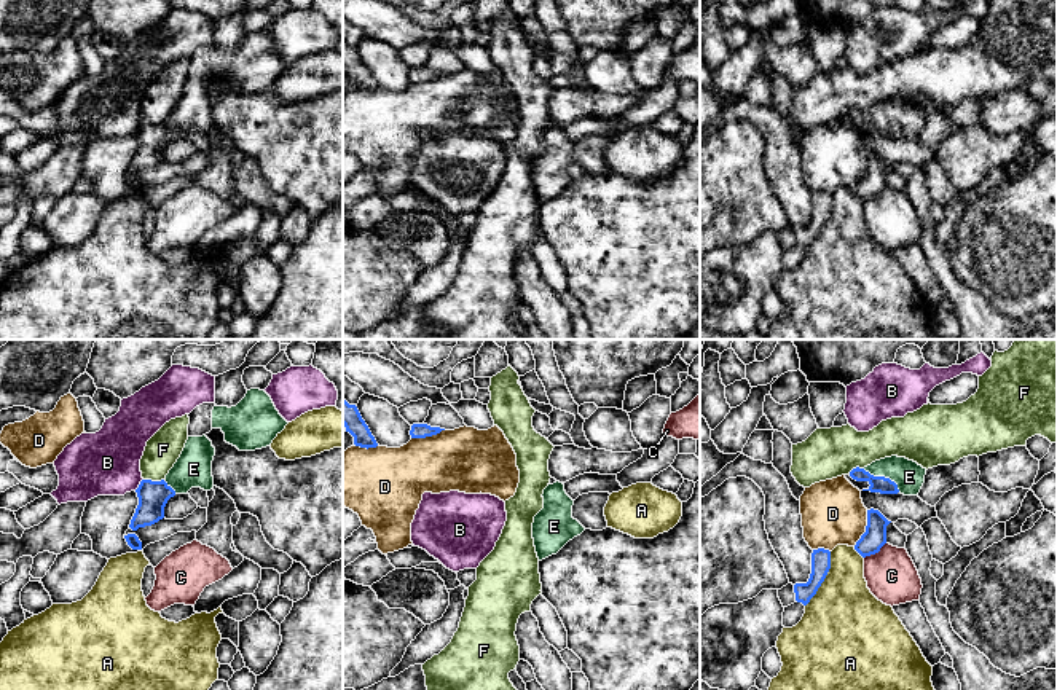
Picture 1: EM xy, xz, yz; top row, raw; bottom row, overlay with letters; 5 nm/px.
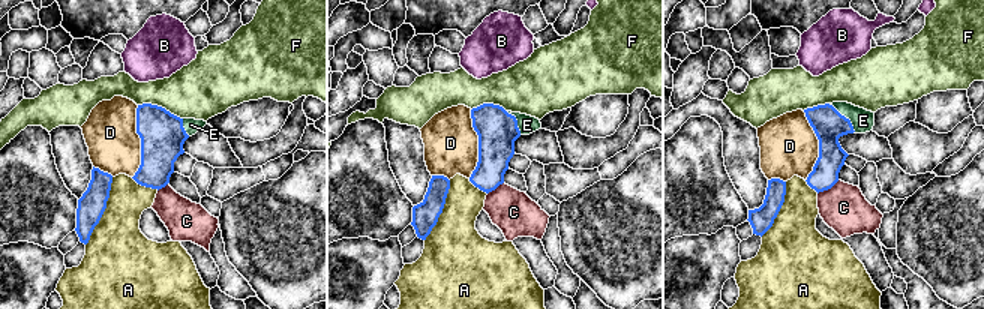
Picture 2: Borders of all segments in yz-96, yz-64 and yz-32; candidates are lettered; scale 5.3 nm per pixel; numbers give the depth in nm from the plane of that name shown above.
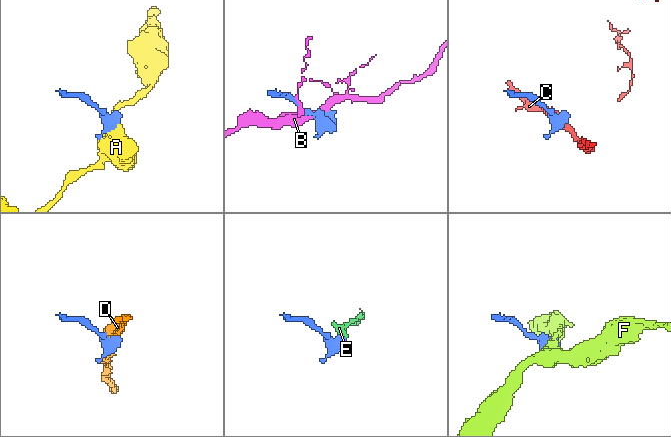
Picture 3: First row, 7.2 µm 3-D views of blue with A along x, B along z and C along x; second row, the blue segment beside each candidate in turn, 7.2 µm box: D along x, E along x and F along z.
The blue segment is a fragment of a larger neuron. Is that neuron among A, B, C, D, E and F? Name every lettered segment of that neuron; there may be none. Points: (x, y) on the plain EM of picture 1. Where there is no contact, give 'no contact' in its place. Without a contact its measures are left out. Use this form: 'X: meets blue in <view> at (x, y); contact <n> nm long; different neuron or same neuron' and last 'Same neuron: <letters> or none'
A: meets blue in yz at (825, 220); contact 300 nm long; different neuron
B: meets blue in xy at (139, 128); contact 80 nm long; different neuron
C: meets blue in yz at (876, 195); contact 140 nm long; different neuron
D: meets blue in yz at (866, 171); contact 200 nm long; different neuron
E: meets blue in yz at (884, 120); contact 220 nm long; same neuron
F: meets blue in xy at (153, 125); contact 100 nm long; different neuron
Same neuron: E

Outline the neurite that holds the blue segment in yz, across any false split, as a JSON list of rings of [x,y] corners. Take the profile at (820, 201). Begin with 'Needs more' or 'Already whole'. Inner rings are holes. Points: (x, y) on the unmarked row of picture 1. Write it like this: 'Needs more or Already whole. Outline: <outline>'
Already whole. Outline: [[[824,191],[813,193],[811,196],[811,217],[807,226],[796,226],[796,244],[807,249],[816,237],[831,212],[831,194]]]

